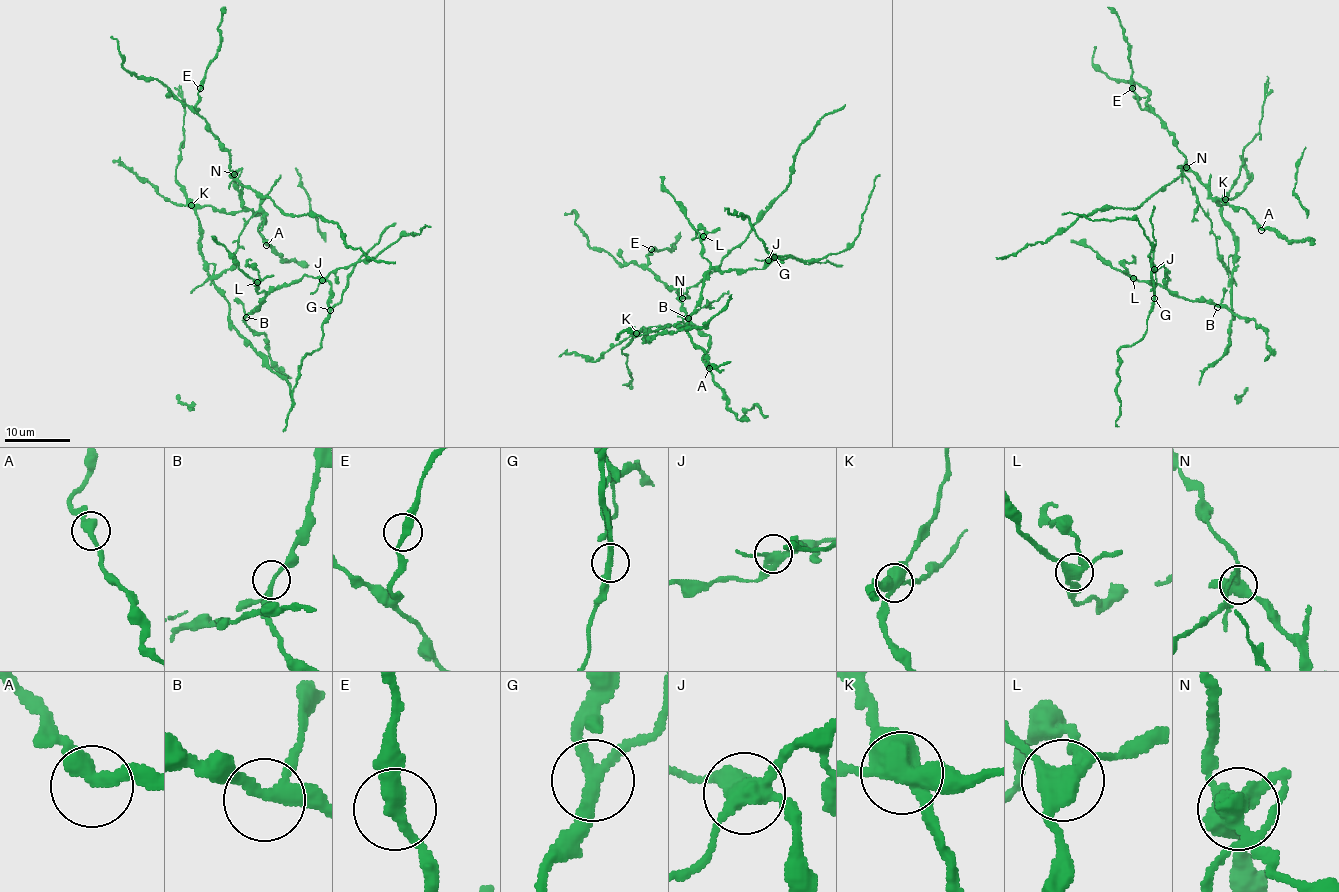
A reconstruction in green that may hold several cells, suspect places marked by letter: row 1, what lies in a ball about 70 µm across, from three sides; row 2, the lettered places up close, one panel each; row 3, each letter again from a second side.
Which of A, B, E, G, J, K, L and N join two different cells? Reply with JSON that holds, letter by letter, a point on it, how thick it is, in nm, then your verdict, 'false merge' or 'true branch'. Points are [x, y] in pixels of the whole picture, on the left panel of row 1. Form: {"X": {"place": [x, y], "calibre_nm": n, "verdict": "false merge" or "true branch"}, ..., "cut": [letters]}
{"A": {"place": [266, 245], "calibre_nm": 380, "verdict": "true branch"}, "B": {"place": [246, 317], "calibre_nm": 220, "verdict": "true branch"}, "E": {"place": [200, 88], "calibre_nm": 320, "verdict": "true branch"}, "G": {"place": [330, 310], "calibre_nm": 280, "verdict": "false merge"}, "J": {"place": [322, 280], "calibre_nm": 360, "verdict": "false merge"}, "K": {"place": [191, 205], "calibre_nm": 500, "verdict": "false merge"}, "L": {"place": [257, 282], "calibre_nm": 380, "verdict": "true branch"}, "N": {"place": [234, 174], "calibre_nm": 440, "verdict": "true branch"}, "cut": ["G", "J", "K"]}

